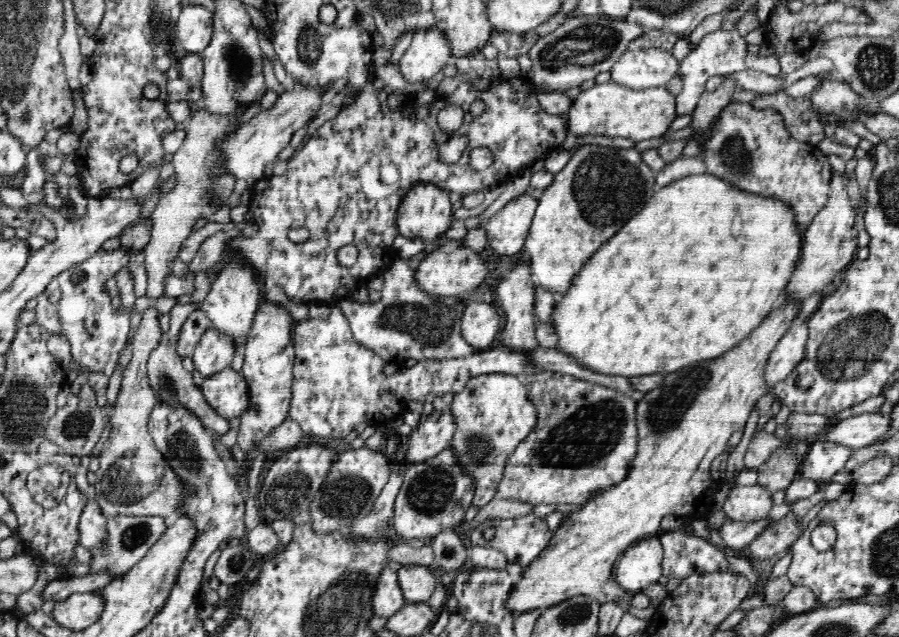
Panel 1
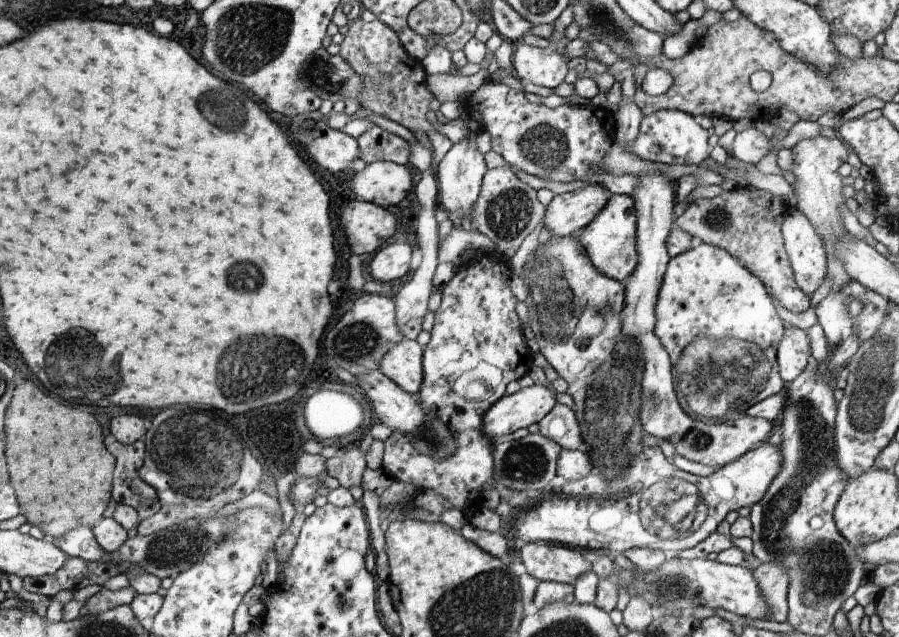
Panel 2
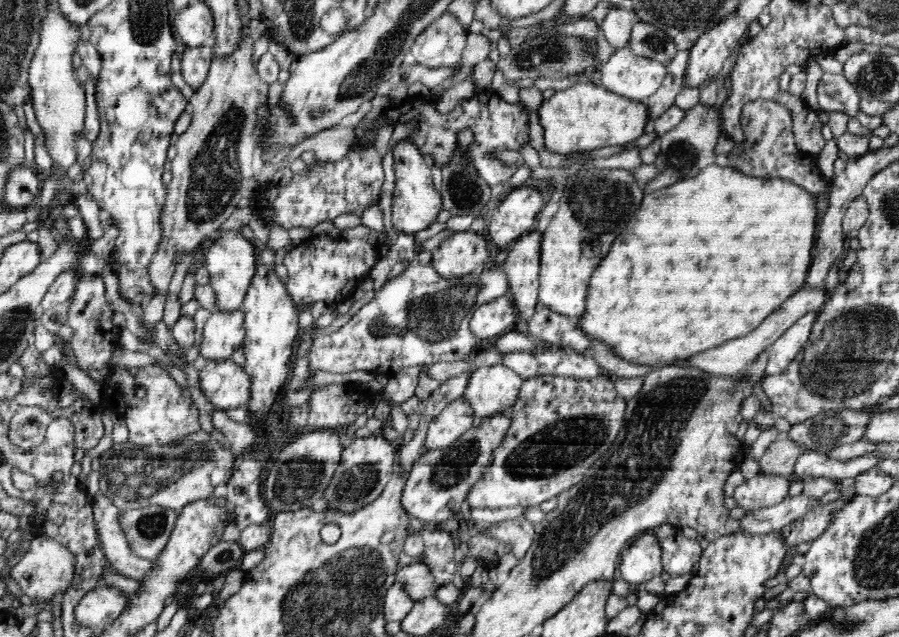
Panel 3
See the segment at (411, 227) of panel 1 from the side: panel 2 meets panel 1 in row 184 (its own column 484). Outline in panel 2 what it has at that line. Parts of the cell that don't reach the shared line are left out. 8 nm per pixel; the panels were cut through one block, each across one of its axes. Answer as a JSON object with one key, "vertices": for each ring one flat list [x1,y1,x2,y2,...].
{"vertices":[[535,384,506,394,486,412,482,429,490,441,512,434,530,424,539,424,557,403,556,392,546,385]]}

